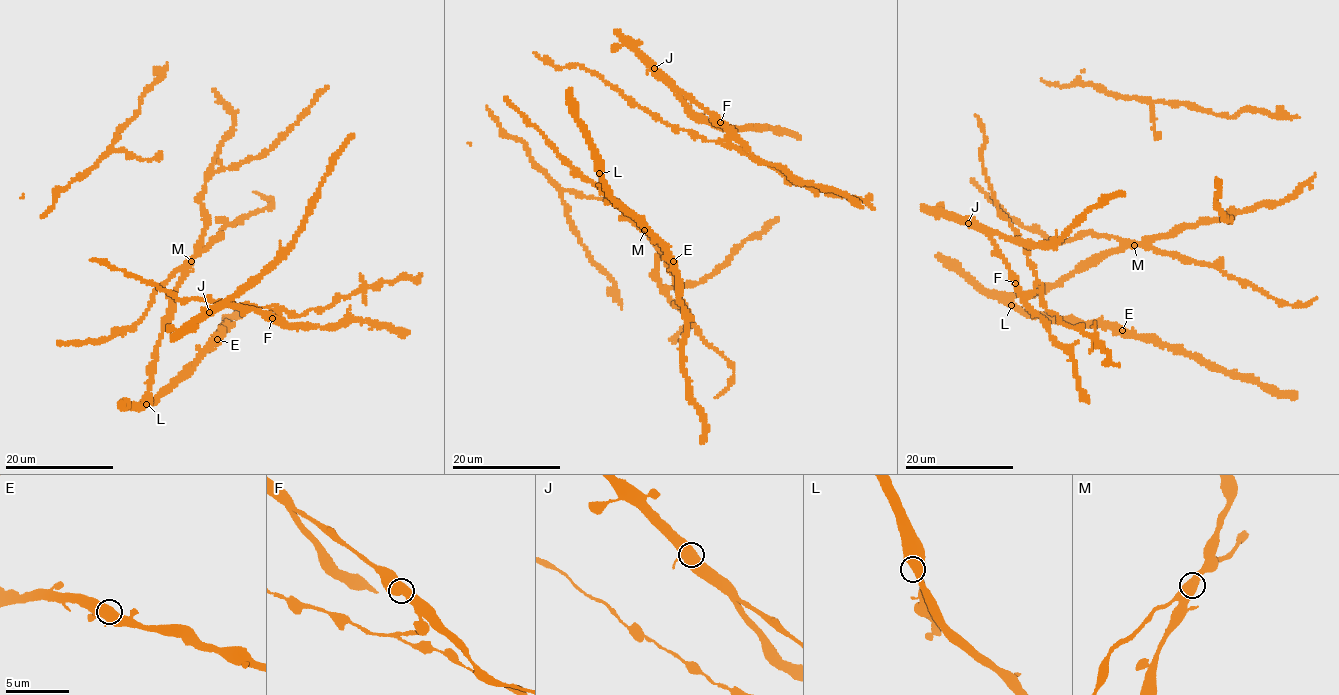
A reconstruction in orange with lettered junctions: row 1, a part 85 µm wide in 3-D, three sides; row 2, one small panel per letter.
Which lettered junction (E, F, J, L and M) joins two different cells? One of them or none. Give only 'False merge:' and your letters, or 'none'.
False merge: none

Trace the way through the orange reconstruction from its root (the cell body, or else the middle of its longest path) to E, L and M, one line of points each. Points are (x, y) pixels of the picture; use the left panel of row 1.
E: (202, 242), (175, 289), (172, 317), (156, 345), (149, 400), (169, 387), (217, 339)
L: (202, 242), (175, 289), (172, 317), (156, 345), (146, 404)
M: (202, 242), (190, 261)

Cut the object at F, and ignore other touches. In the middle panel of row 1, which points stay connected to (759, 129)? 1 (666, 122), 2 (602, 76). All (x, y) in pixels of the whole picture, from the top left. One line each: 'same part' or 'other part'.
1: other part
2: other part

